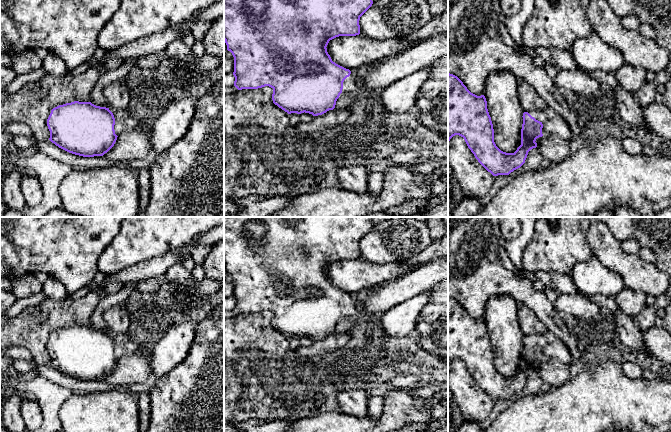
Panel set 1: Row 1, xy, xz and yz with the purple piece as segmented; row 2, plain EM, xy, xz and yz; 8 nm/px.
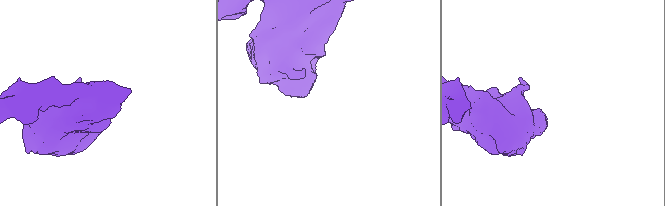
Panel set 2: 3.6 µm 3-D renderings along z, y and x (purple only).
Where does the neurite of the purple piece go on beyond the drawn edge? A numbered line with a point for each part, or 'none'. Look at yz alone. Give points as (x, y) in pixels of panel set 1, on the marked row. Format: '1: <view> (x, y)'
1: yz (553, 123)

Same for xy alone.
1: xy (124, 122)

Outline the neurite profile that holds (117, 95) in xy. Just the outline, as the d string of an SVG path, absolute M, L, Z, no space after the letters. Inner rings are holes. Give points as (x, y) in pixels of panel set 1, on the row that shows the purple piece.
M119 79L106 85L103 89L103 96L109 108L127 110L130 92L126 79Z

